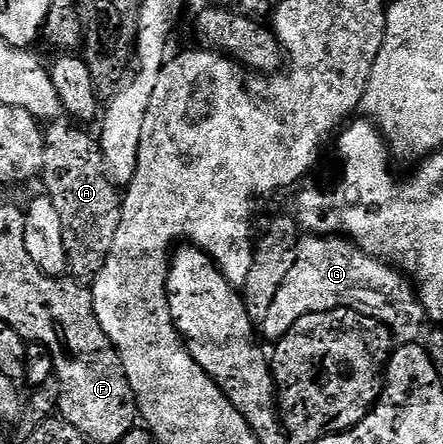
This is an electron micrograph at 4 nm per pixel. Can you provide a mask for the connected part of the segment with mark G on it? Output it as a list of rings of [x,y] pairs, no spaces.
[[[307,233],[297,245],[289,277],[285,277],[281,289],[277,289],[277,297],[273,297],[273,305],[269,305],[269,313],[265,313],[262,338],[278,341],[301,317],[338,307],[348,307],[385,325],[399,345],[416,342],[425,331],[425,316],[416,288],[402,270],[365,253],[346,237]]]

